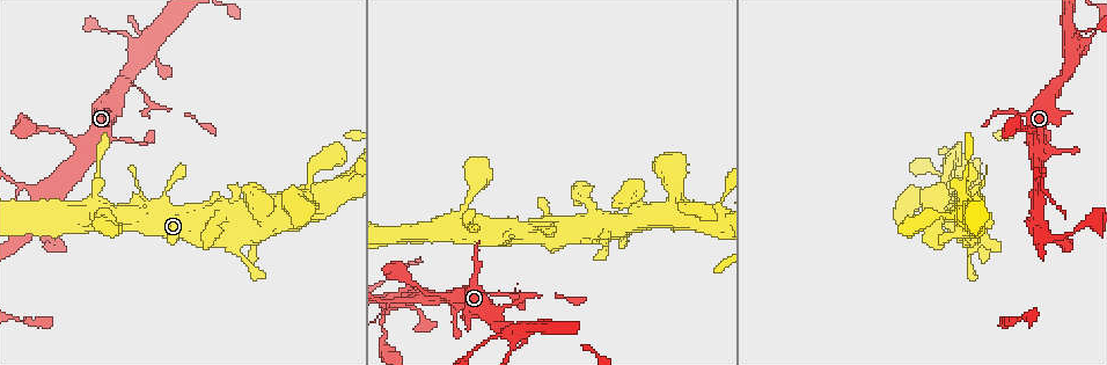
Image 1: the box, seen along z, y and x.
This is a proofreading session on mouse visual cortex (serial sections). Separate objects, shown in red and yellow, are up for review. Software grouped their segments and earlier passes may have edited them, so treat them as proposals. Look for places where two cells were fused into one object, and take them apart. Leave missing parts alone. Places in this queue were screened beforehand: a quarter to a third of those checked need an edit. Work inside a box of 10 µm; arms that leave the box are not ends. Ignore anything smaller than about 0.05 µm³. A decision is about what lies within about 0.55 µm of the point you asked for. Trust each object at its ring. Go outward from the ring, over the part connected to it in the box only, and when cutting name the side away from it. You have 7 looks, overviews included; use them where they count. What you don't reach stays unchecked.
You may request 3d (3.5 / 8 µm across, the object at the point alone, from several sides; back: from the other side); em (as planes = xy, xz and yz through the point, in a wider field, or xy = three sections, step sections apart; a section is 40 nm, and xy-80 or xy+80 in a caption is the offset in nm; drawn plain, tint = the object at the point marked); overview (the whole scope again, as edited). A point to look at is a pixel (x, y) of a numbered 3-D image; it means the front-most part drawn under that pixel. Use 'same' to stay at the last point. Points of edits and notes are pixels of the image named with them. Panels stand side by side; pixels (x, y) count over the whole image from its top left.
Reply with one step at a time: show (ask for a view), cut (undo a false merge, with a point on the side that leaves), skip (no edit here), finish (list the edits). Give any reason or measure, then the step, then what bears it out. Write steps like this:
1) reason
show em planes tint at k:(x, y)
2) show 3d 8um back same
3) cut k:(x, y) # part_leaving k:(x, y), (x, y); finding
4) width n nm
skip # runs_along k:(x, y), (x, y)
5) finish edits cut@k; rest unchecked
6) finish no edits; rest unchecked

abrupt turn
show 3d 3.5um at 1:(223, 215)

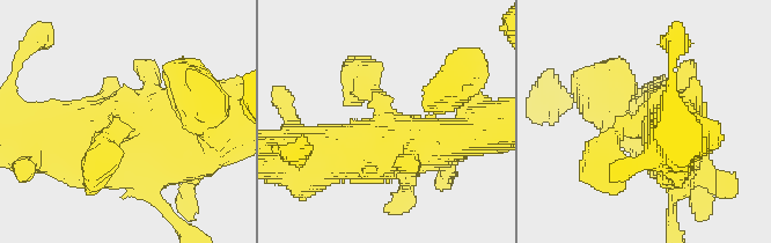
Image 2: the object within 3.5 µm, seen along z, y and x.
show em xy step 1 plain at 2:(387, 125)

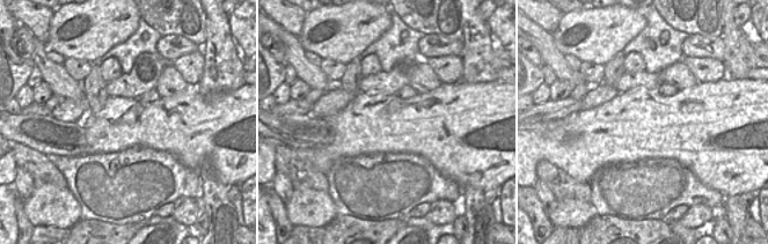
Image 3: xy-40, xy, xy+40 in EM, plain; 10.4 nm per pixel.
where the object lies
show em xy step 1 tint same

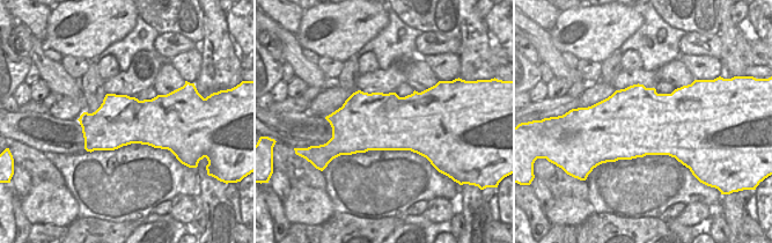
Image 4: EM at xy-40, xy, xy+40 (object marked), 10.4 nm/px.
skip # runs_along 2:(317, 155), (470, 134); one cell here

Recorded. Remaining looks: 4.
sudden change in width
show 3d 3.5um at 1:(1071, 45)

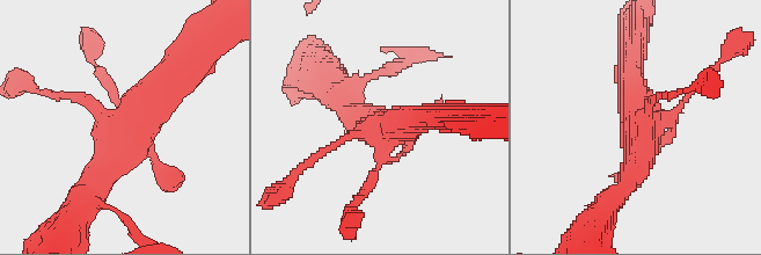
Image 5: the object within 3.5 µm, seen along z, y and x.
now the EM
show em xy step 2 tint at 5:(136, 125)

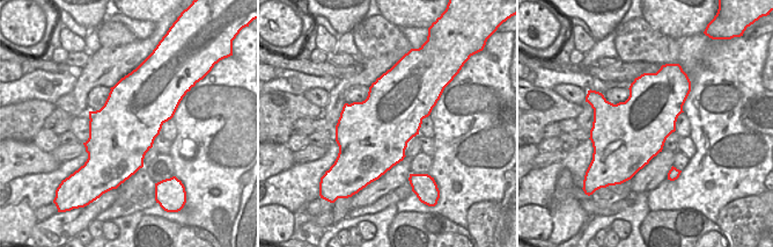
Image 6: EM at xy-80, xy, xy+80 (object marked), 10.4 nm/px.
skip # runs_along 5:(93, 184), (192, 64); all the same cell

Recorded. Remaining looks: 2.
finish no edits; rest unchecked

